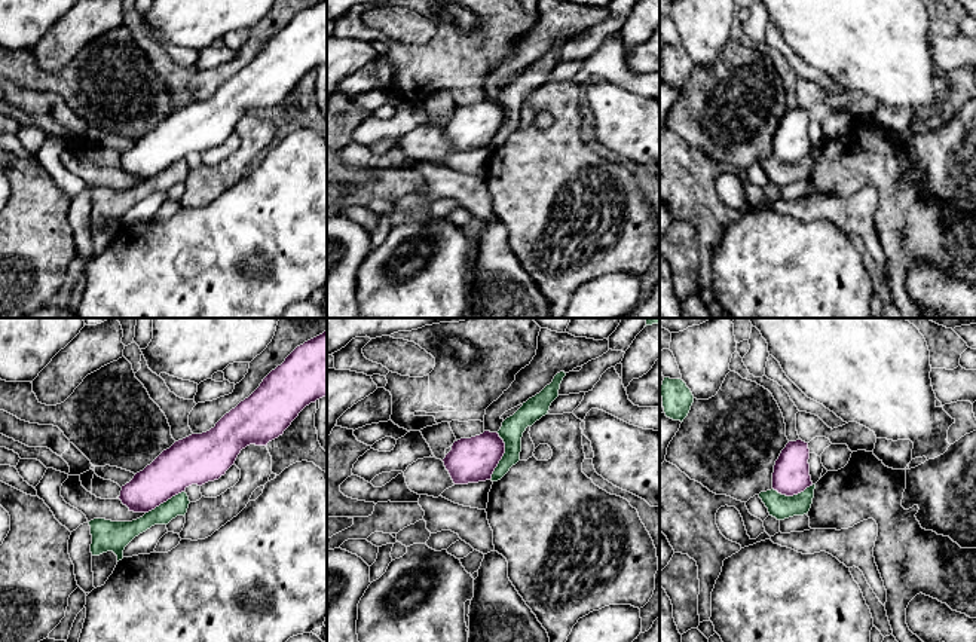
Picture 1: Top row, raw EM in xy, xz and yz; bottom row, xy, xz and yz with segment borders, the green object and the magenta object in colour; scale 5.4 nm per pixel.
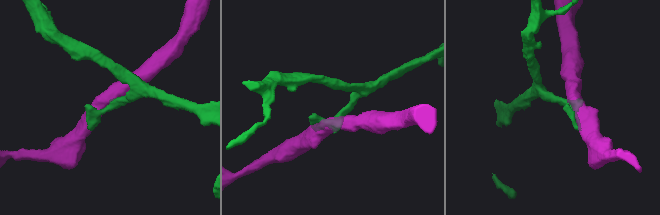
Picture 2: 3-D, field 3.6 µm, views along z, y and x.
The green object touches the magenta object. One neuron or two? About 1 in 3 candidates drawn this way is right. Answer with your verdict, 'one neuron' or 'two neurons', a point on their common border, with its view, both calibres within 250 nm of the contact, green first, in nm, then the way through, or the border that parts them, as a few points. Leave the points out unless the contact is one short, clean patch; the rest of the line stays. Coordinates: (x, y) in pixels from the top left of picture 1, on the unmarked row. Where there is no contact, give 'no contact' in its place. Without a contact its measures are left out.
two neurons | xz (502, 124) | 130/240 nm

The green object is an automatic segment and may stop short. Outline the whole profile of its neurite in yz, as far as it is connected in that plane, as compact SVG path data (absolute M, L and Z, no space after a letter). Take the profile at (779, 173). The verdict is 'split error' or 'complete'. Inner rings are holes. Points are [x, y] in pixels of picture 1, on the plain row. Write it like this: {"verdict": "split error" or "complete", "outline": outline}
{"verdict": "complete", "outline": "M816 152L793 163L786 163L771 156L761 159L759 165L768 175L770 183L775 184L777 187L784 187L793 183L808 181L814 165L814 156Z"}

